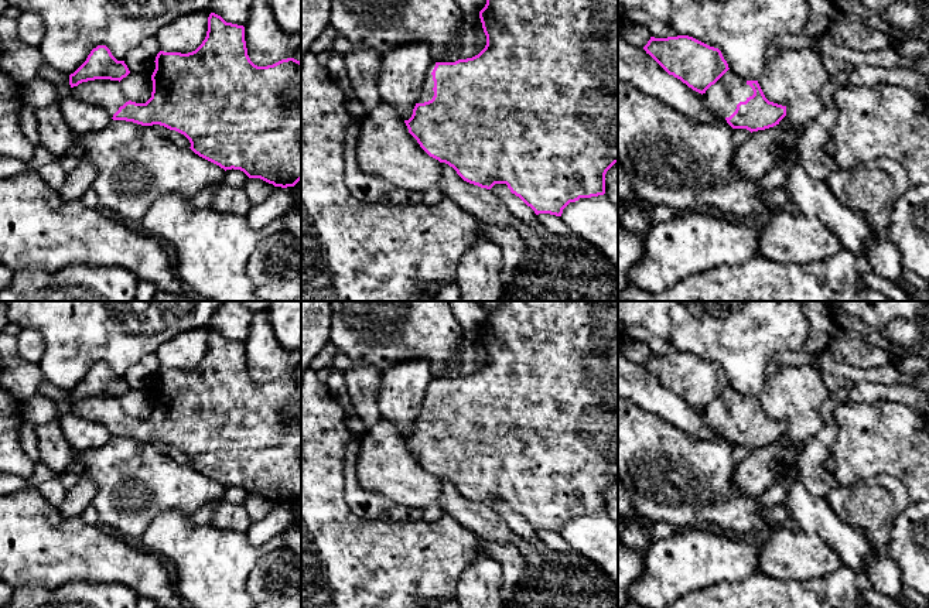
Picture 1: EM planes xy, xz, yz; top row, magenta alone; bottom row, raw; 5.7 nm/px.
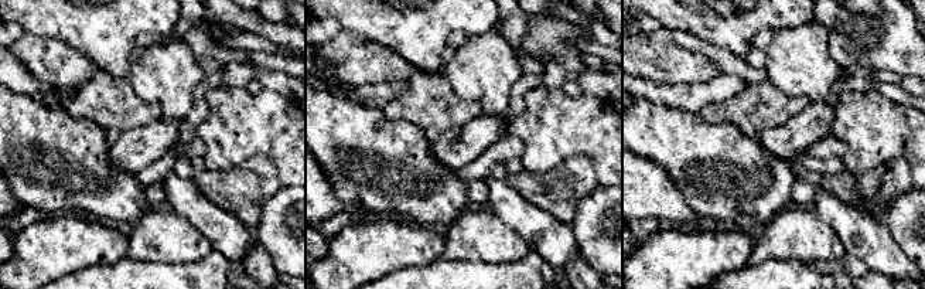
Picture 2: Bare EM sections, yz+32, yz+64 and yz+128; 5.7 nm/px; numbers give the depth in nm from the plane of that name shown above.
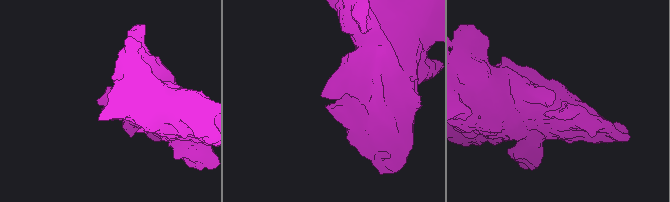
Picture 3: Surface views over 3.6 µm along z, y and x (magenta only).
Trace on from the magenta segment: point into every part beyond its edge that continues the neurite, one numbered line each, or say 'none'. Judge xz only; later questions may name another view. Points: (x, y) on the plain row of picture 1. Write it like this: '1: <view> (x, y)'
1: xz (427, 409)

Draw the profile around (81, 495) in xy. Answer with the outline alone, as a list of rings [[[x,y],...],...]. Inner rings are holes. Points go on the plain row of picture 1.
[[[79,478],[78,482],[66,491],[62,503],[58,506],[64,518],[76,518],[93,502],[98,493],[98,486],[93,481]]]

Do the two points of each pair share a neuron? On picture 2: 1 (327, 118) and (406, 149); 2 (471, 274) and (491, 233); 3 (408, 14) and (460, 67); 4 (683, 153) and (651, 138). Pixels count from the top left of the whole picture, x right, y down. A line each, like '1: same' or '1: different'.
1: same
2: different
3: different
4: same

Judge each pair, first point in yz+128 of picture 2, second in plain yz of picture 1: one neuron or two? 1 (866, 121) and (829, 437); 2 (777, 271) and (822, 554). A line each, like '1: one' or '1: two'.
1: two
2: two

